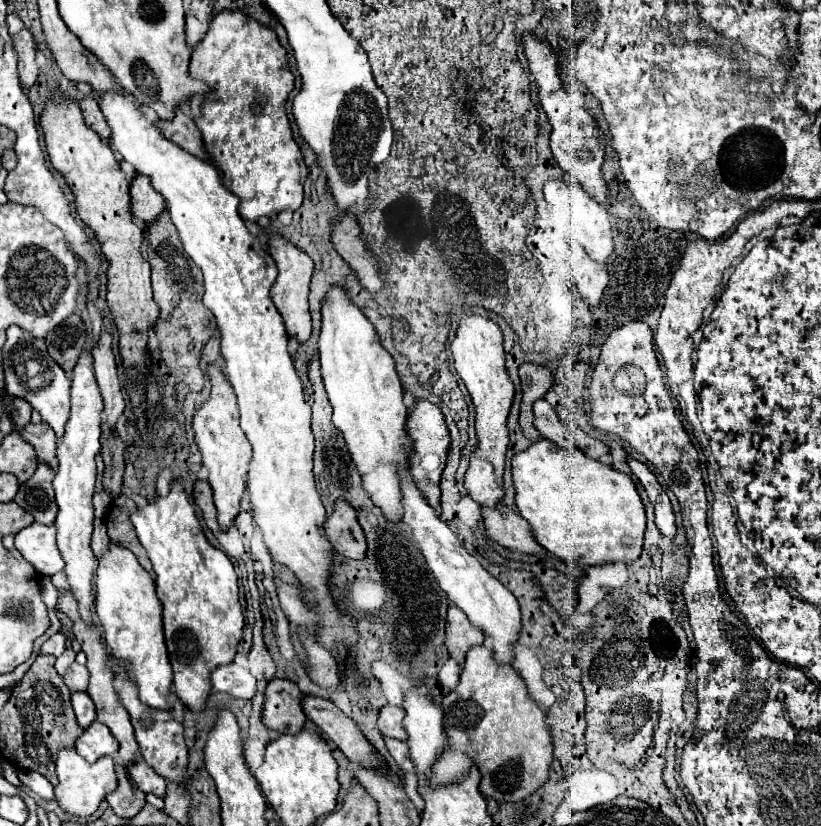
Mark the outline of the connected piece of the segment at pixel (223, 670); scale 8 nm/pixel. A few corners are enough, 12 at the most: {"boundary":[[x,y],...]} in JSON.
{"boundary":[[234,662],[212,672],[214,690],[256,696],[256,678]]}

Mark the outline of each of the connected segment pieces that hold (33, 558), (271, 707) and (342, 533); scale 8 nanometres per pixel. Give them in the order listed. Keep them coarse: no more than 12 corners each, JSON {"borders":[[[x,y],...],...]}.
{"borders":[[[30,524],[16,548],[42,576],[64,568],[56,526]],[[274,678],[262,712],[266,728],[300,732],[308,720],[296,682]],[[338,500],[326,534],[338,554],[364,558],[356,510]]]}

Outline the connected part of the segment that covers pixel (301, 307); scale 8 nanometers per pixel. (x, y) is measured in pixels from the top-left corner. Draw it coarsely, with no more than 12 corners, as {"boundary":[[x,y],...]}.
{"boundary":[[280,234],[268,240],[278,266],[270,290],[290,340],[312,330],[312,258]]}

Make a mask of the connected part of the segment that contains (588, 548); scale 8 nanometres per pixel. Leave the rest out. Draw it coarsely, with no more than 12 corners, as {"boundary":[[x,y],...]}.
{"boundary":[[542,438],[512,458],[536,540],[580,566],[634,562],[636,486]]}

